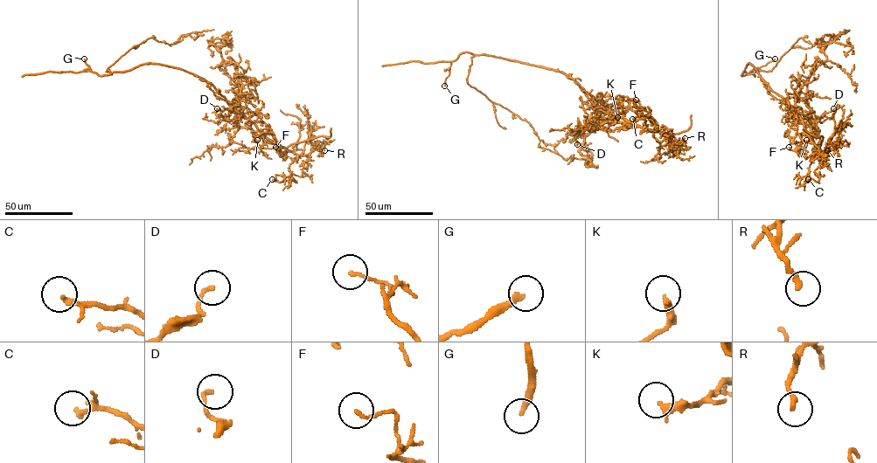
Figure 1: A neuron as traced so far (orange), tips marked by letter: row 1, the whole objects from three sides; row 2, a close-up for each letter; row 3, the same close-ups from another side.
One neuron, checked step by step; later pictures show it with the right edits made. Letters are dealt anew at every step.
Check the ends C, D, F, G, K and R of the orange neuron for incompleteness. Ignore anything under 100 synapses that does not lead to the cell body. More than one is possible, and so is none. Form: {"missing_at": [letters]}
{"missing_at": ["G"]}

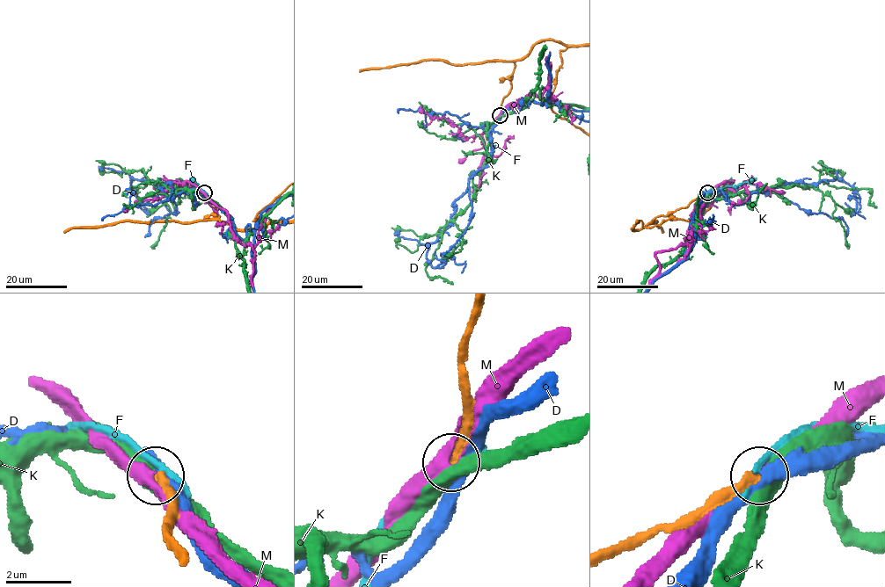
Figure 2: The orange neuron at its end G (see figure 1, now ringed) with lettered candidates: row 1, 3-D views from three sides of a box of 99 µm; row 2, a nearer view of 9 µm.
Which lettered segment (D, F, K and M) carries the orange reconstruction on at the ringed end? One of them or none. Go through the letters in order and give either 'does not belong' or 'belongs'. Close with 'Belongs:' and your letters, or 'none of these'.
D: does not belong
F: does not belong
K: does not belong
M: does not belong
Belongs: none of these

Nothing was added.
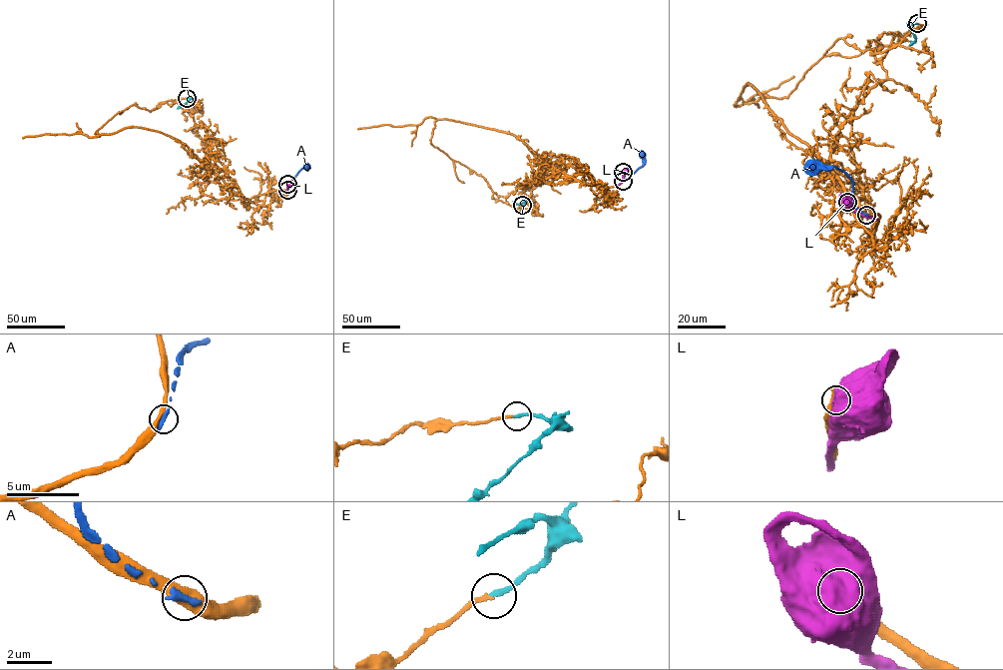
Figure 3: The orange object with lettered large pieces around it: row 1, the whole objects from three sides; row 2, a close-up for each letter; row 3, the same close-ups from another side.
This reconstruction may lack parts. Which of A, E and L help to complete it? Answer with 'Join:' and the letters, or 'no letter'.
Join: E

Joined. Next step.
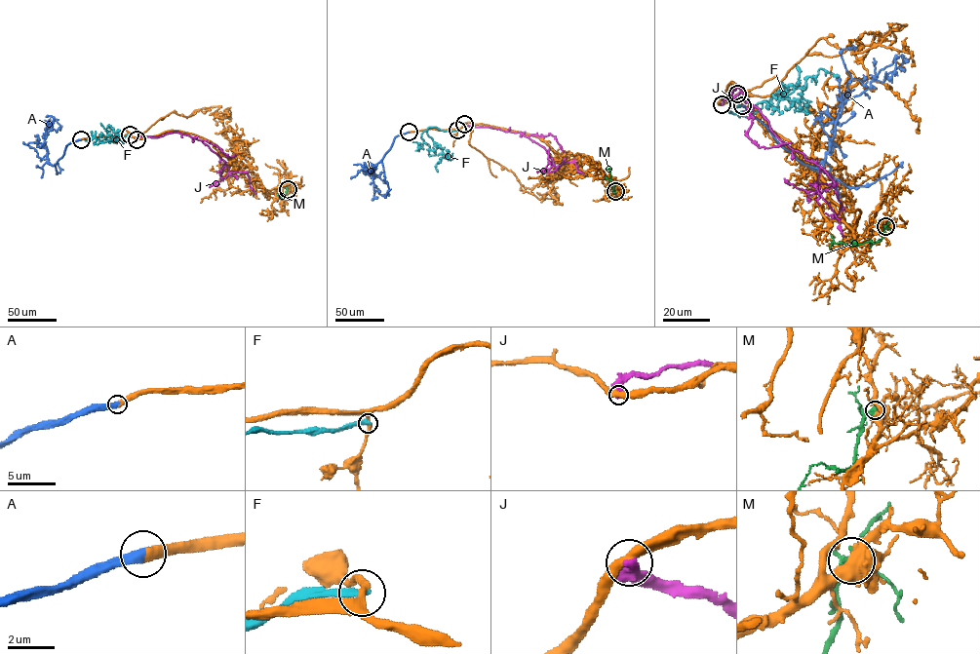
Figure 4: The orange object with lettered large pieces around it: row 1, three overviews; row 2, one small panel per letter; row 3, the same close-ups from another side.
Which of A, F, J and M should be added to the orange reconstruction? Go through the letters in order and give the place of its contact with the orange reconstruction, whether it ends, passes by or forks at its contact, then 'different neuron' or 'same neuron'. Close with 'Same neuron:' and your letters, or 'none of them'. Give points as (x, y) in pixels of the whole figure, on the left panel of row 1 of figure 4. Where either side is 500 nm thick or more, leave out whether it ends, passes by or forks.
A: contact (81, 139); same neuron
F: contact (130, 134); it ends; different neuron
J: contact (137, 139); it ends; different neuron
M: contact (288, 189); different neuron
Same neuron: A

